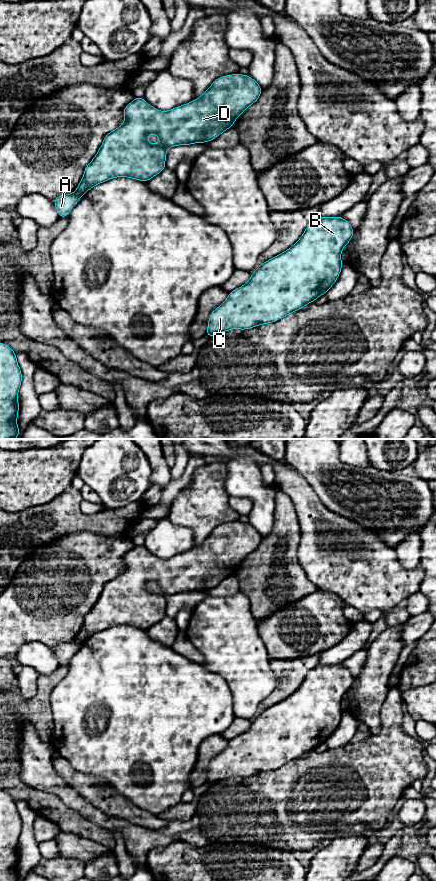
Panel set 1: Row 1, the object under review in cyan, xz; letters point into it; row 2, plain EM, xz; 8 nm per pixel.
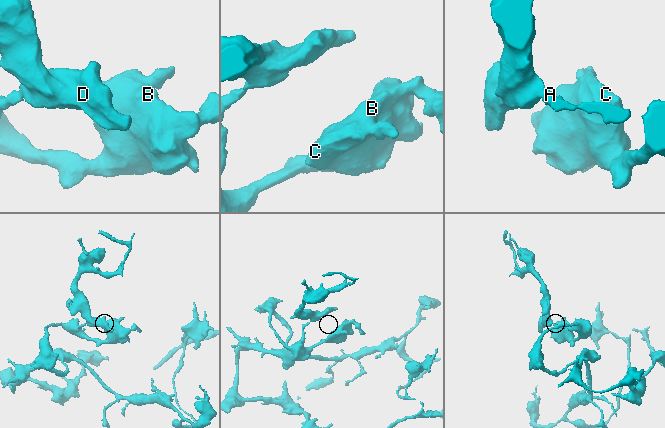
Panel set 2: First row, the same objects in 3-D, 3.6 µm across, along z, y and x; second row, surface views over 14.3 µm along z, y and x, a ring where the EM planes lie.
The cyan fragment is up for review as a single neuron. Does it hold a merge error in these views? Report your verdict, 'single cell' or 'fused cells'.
fused cells

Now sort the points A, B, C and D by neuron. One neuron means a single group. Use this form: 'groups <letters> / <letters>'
groups A B C / D

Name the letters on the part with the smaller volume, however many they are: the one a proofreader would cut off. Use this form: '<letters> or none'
D

